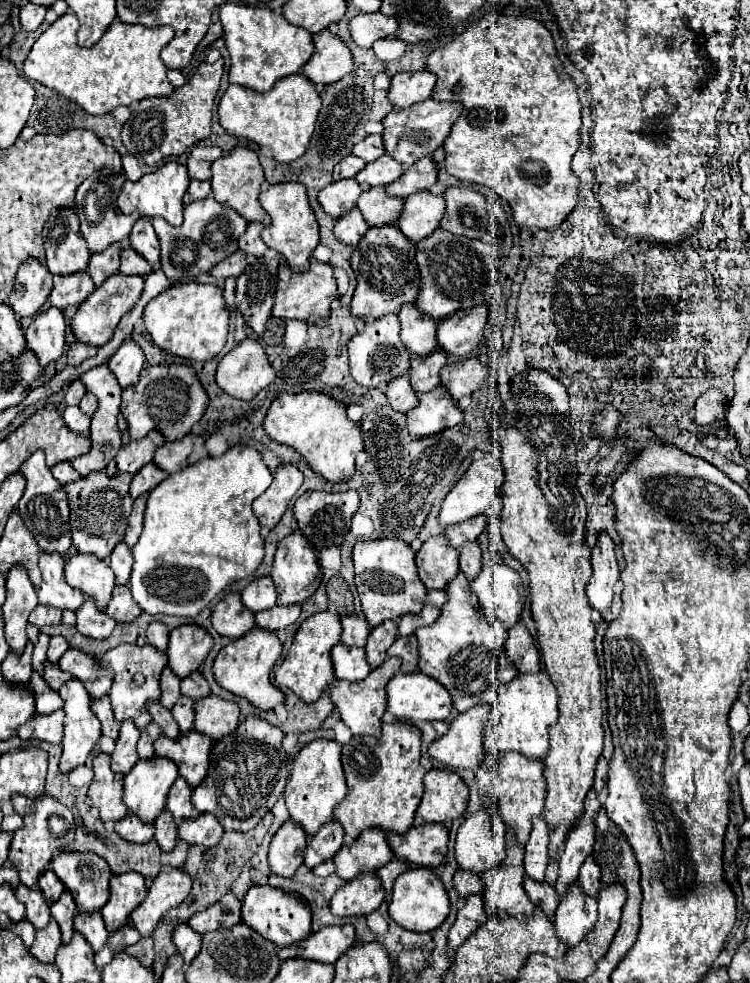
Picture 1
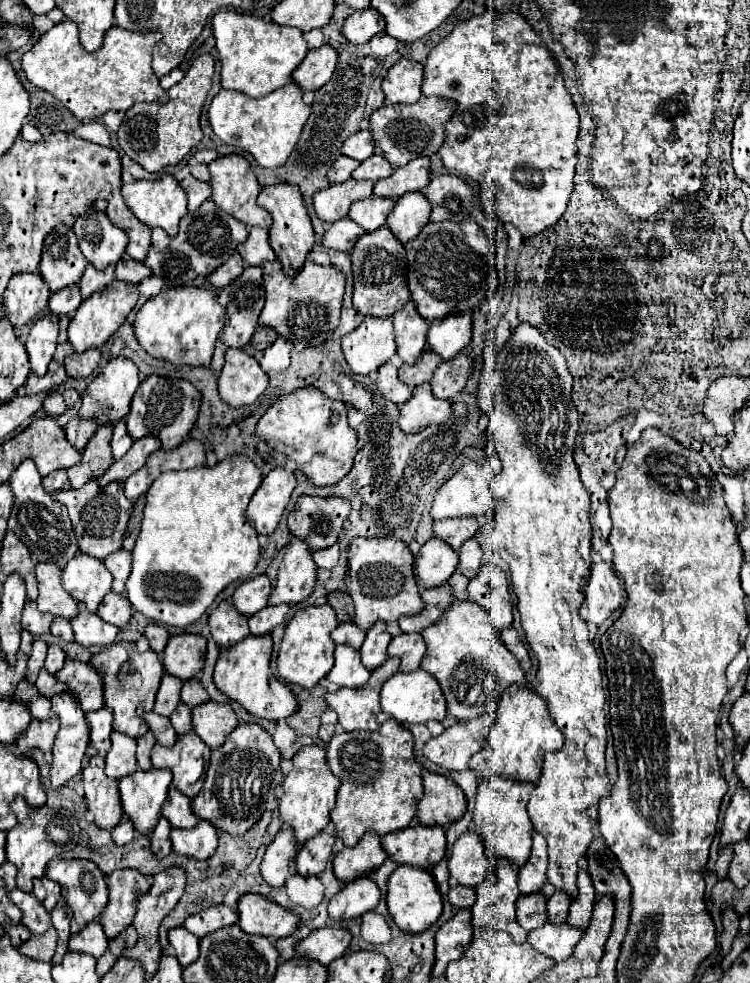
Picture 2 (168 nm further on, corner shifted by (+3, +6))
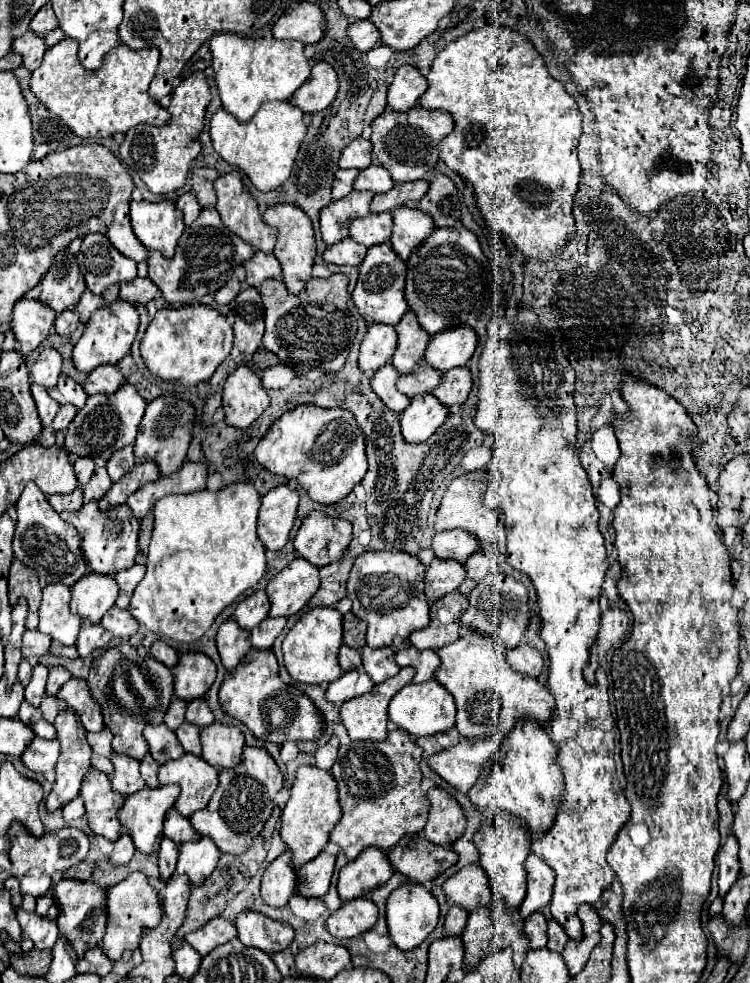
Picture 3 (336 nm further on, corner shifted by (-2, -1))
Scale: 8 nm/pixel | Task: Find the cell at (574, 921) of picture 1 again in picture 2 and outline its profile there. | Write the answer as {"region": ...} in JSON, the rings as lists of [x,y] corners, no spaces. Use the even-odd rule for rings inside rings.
{"region":[[[568,921],[564,923],[546,923],[542,929],[534,929],[528,933],[528,941],[554,961],[564,961],[570,957],[574,945],[582,937],[582,929],[570,925]]]}

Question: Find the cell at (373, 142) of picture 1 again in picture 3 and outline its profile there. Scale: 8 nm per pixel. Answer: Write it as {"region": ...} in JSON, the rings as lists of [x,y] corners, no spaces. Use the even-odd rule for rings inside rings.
{"region":[[[355,138],[349,146],[343,148],[337,164],[339,168],[367,168],[371,164],[371,142],[365,138]]]}

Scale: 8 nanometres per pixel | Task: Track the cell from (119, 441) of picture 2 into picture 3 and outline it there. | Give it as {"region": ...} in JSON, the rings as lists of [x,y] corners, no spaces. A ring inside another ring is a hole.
{"region":[[[127,446],[123,450],[119,450],[109,462],[107,462],[107,472],[111,476],[111,482],[117,482],[125,472],[131,470],[131,466],[135,466],[135,456],[133,456],[133,448]]]}

